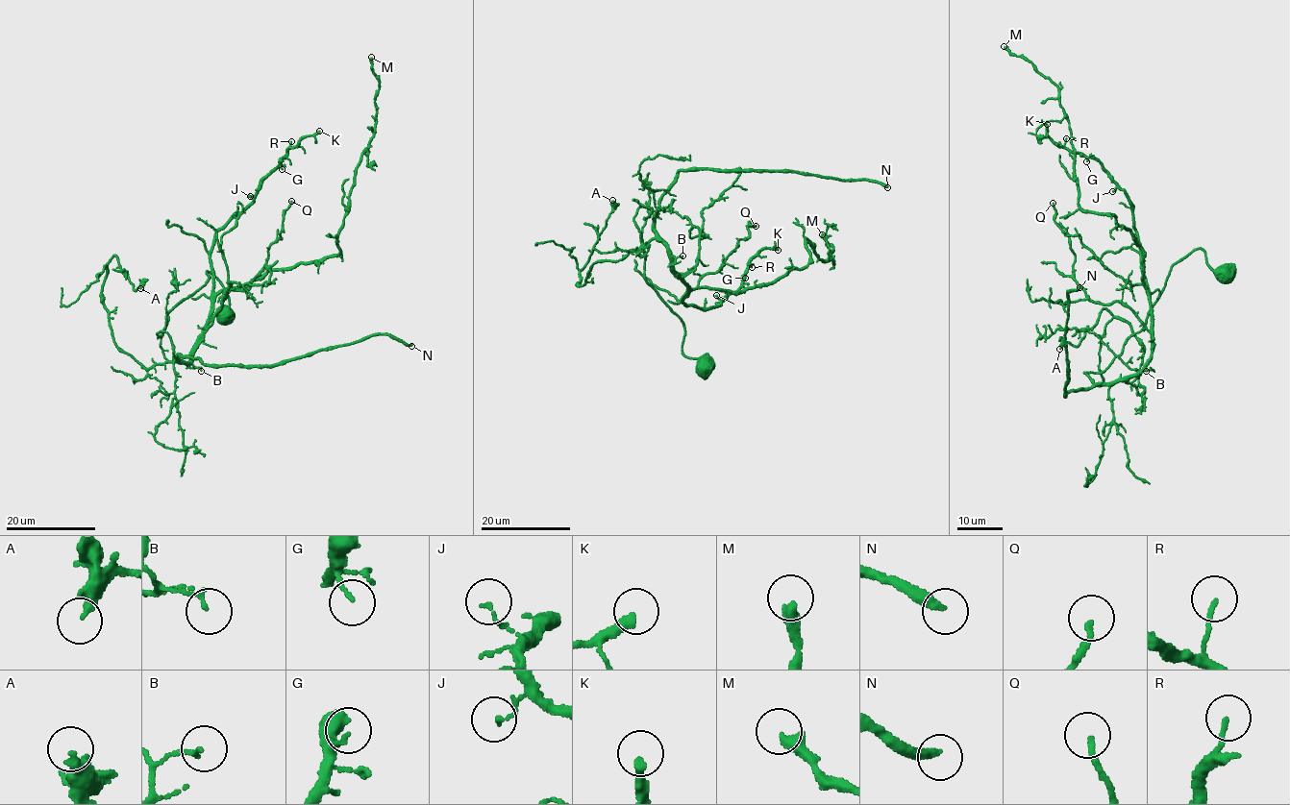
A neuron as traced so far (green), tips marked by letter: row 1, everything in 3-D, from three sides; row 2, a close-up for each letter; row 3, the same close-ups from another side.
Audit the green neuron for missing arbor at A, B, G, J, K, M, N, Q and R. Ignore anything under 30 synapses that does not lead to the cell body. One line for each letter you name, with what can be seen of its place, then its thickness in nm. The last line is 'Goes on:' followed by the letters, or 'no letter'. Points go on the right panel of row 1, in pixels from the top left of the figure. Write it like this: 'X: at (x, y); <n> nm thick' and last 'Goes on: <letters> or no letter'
K: at (1047, 124); 300 nm thick
N: at (1079, 287); 320 nm thick
Goes on: K, N

